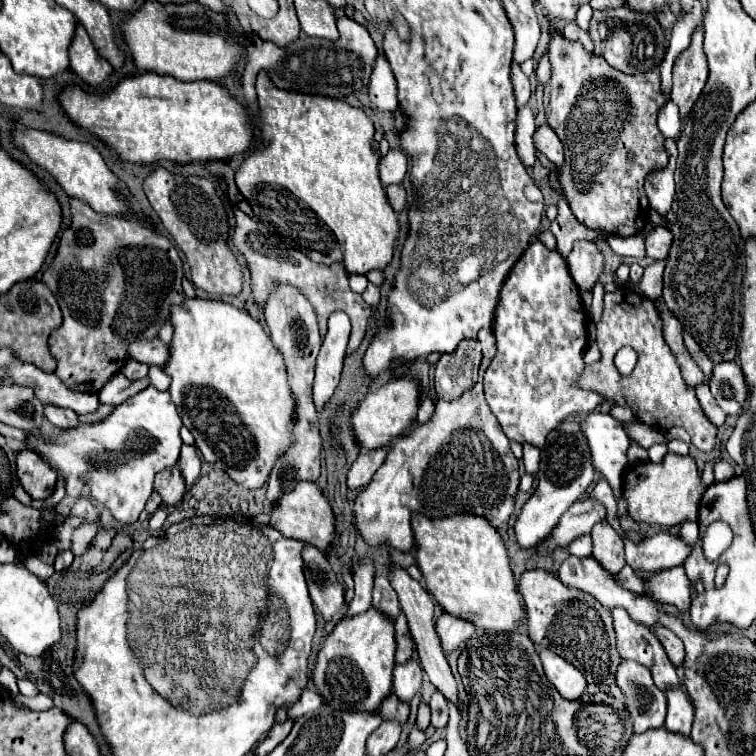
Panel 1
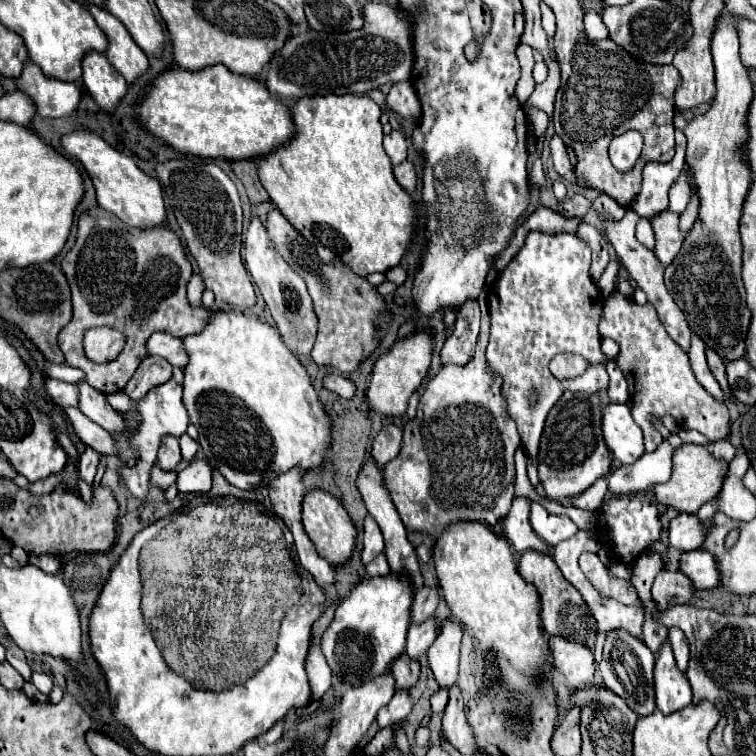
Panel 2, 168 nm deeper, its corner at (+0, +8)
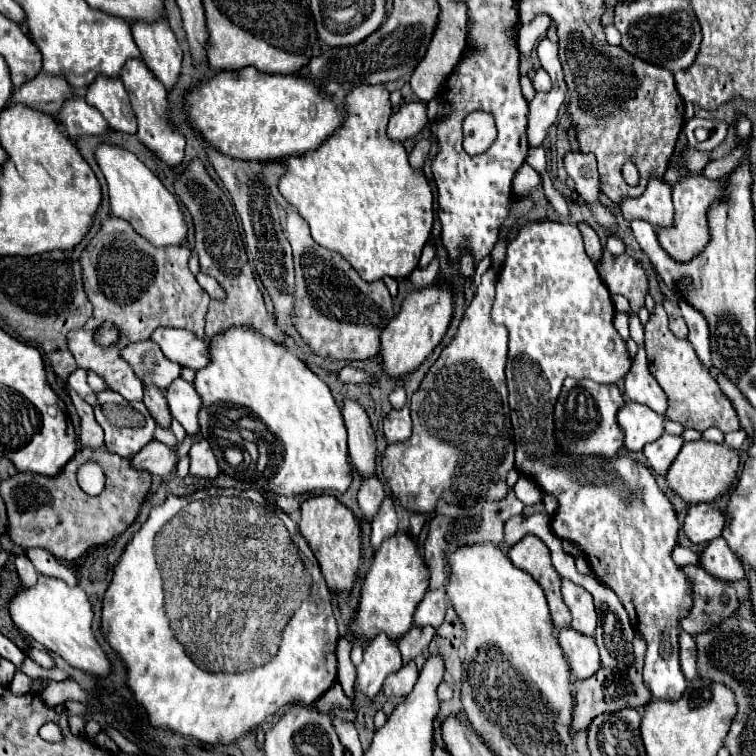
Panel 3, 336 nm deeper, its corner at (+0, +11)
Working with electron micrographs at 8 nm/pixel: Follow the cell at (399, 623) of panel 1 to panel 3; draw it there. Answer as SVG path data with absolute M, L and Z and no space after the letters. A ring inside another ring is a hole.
M512 491L508 493L508 497L504 501L478 501L474 507L460 507L460 509L452 509L452 505L444 505L444 501L440 501L440 505L436 507L438 517L432 521L430 525L430 533L424 545L424 565L428 569L428 589L438 589L446 583L448 579L448 563L446 563L446 551L458 549L462 545L472 545L472 543L486 543L492 541L494 545L498 545L502 541L502 529L504 523L512 517L512 515L520 515L524 509L522 501L518 501Z

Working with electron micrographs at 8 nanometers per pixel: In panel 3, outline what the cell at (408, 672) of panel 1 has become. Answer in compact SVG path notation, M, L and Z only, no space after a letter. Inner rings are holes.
M440 587L440 589L424 595L424 599L420 601L420 605L414 613L414 625L416 627L430 625L430 627L438 629L444 621L444 613L446 613L446 589Z

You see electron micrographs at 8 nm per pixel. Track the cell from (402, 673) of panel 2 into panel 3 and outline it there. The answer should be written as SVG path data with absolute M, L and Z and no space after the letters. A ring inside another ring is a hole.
M410 629L400 641L398 641L398 649L402 655L402 663L410 663L412 659L416 659L418 655L424 653L424 649L430 645L432 637L436 635L434 629Z

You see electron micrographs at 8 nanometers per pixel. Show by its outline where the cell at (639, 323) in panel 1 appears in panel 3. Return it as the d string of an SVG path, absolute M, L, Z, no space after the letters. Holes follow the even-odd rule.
M654 303L654 311L646 323L646 351L650 373L668 397L668 419L698 431L708 427L716 427L722 433L740 429L732 403L724 397L712 373L700 365L692 345L686 339L676 339L668 329L668 315L662 303Z

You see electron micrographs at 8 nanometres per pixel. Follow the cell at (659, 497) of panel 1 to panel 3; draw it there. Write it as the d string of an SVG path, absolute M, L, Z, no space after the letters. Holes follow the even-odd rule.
M690 441L682 445L678 457L670 465L666 473L666 483L686 503L710 503L734 483L738 465L740 465L738 453L730 447L708 441Z

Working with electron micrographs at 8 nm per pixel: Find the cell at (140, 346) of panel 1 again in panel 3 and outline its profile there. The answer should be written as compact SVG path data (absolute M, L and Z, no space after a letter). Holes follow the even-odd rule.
M160 327L152 333L152 341L164 351L170 361L182 367L198 369L210 361L208 343L184 329L180 331L174 327Z

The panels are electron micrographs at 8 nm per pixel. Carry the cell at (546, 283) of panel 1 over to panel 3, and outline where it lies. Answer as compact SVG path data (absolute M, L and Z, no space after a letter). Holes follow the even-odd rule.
M528 221L520 227L518 235L508 243L508 251L506 251L506 261L498 273L498 283L496 283L496 301L492 307L492 323L496 325L504 325L508 329L508 363L506 363L506 379L508 379L508 391L510 391L510 417L512 417L512 425L514 425L514 439L516 439L516 469L522 475L532 477L532 481L536 481L546 493L558 497L560 509L558 513L552 517L552 529L556 533L558 539L566 539L572 541L578 549L582 549L586 561L592 565L594 575L606 585L610 587L618 597L620 603L624 605L624 609L630 615L630 621L636 629L636 633L644 633L644 639L648 643L648 651L646 651L646 659L644 659L644 683L650 689L654 699L662 699L662 701L678 701L686 689L686 677L680 671L680 663L678 663L678 633L680 633L680 625L678 625L678 617L682 617L684 613L688 613L690 609L690 581L684 579L684 573L680 573L680 567L674 565L674 561L670 559L670 551L676 545L678 539L678 521L676 521L676 511L672 507L672 503L668 501L668 497L660 491L660 487L654 481L654 475L650 473L650 469L646 469L642 463L632 461L630 457L610 457L606 459L598 459L598 457L588 457L584 461L572 461L572 457L562 457L554 445L554 417L552 417L552 409L556 403L556 397L562 389L562 383L566 377L574 377L574 379L591 379L598 384L613 384L622 379L628 369L630 369L630 357L626 351L626 343L620 339L620 335L616 333L614 325L614 305L608 293L608 287L604 285L604 281L600 281L598 269L592 263L592 259L586 255L584 249L584 241L582 241L582 233L578 231L576 225L570 223L560 223L560 221Z

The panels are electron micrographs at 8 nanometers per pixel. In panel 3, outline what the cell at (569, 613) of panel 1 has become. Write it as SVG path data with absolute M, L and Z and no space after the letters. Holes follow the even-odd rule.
M526 535L522 541L518 541L510 551L508 557L512 559L512 563L530 573L540 587L546 593L548 605L550 605L550 617L556 629L566 629L570 627L570 609L564 603L562 597L562 577L556 573L556 569L550 563L550 551L548 547L534 535Z

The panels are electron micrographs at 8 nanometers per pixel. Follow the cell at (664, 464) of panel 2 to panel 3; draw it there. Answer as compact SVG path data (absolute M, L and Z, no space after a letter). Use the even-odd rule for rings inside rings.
M662 435L654 443L648 443L642 449L642 455L644 455L648 469L654 475L666 475L668 467L672 465L676 455L680 453L682 445L684 445L682 437L674 437L674 435Z

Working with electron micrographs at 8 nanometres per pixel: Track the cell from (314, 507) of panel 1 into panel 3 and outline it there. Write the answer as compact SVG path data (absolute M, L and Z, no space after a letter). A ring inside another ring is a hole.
M332 495L308 497L302 503L300 531L314 551L328 587L344 597L350 591L360 567L360 525L354 513Z

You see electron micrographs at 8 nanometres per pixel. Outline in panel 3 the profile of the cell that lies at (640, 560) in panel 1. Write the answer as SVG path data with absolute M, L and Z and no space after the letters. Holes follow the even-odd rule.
M712 503L690 505L684 517L684 533L692 543L710 543L720 537L724 529L724 513L714 509Z

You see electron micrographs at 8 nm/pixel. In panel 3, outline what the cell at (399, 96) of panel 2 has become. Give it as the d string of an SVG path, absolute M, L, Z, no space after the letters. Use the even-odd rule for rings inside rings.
M368 85L356 87L346 95L342 125L318 149L298 157L286 157L282 161L286 173L278 181L280 195L296 207L302 219L310 225L312 239L326 249L342 253L364 281L376 281L384 275L394 279L406 277L418 265L434 223L434 199L424 173L412 171L402 143L388 141L386 137L390 113L392 105L386 89L376 87L372 91Z

